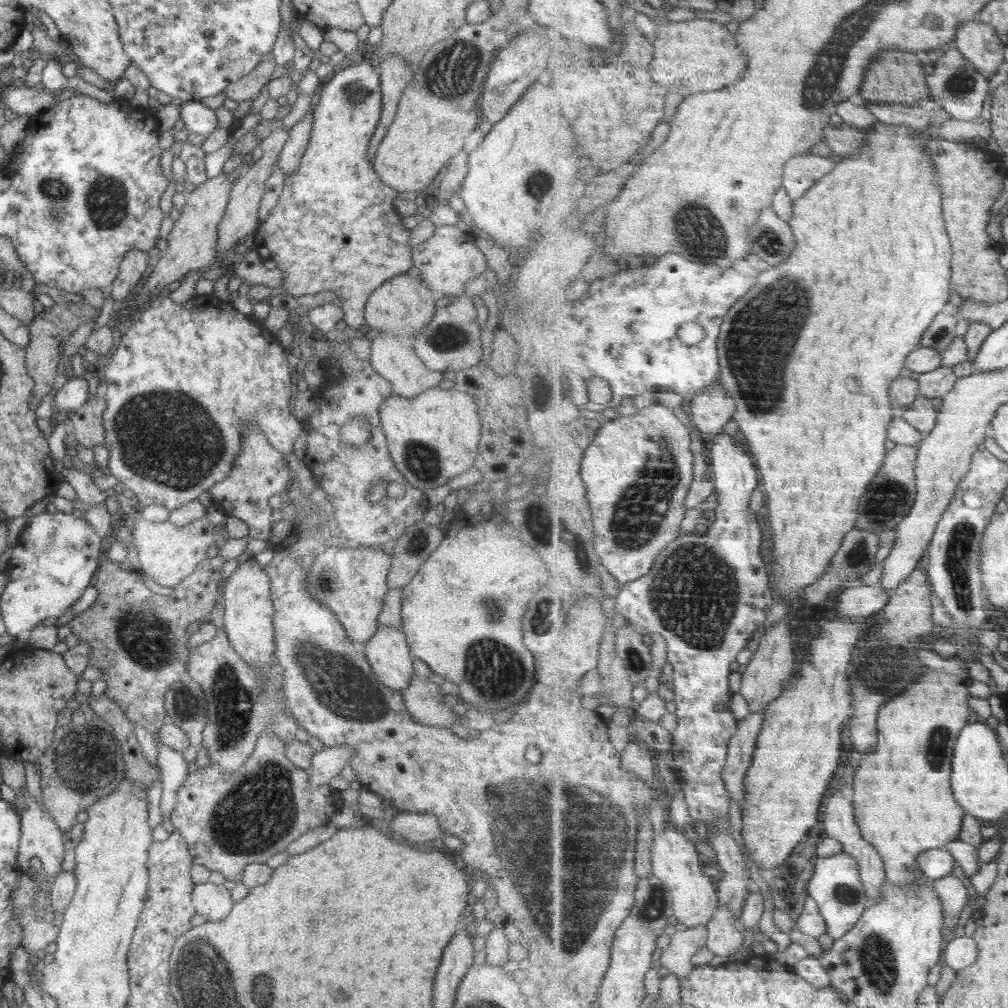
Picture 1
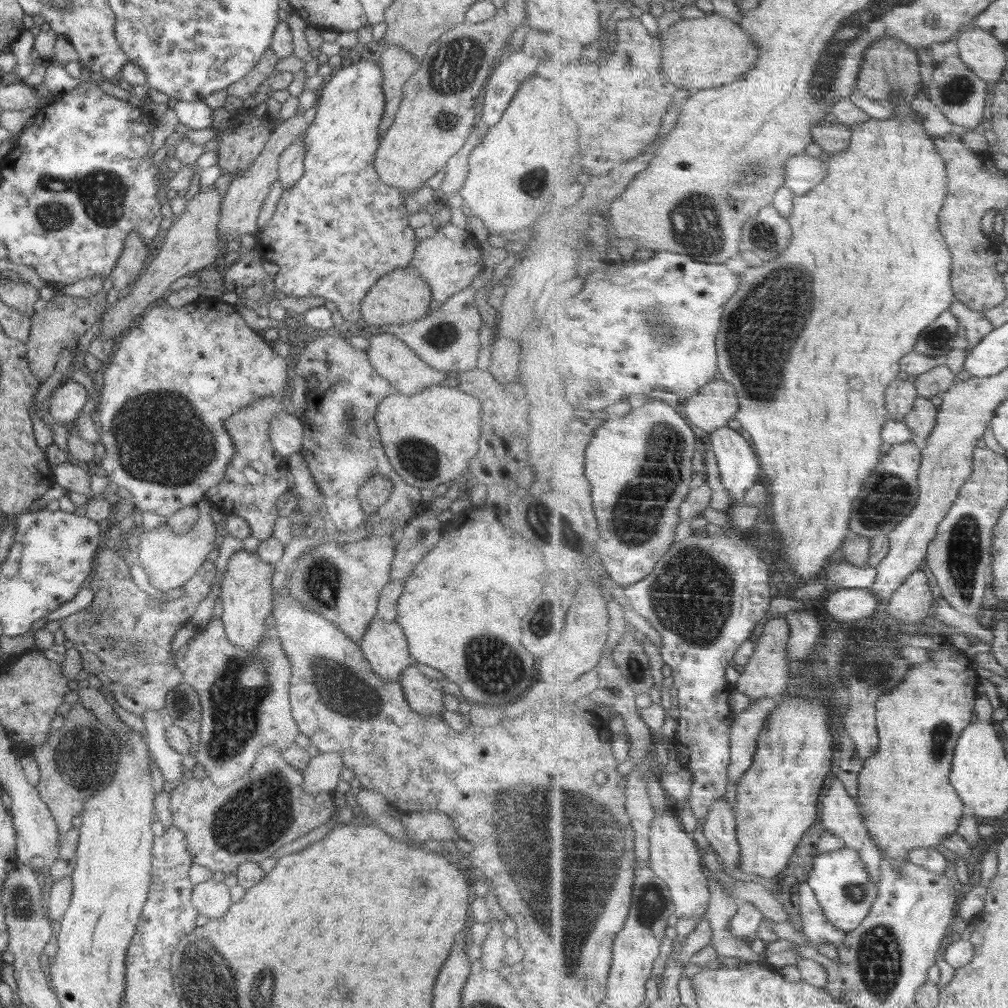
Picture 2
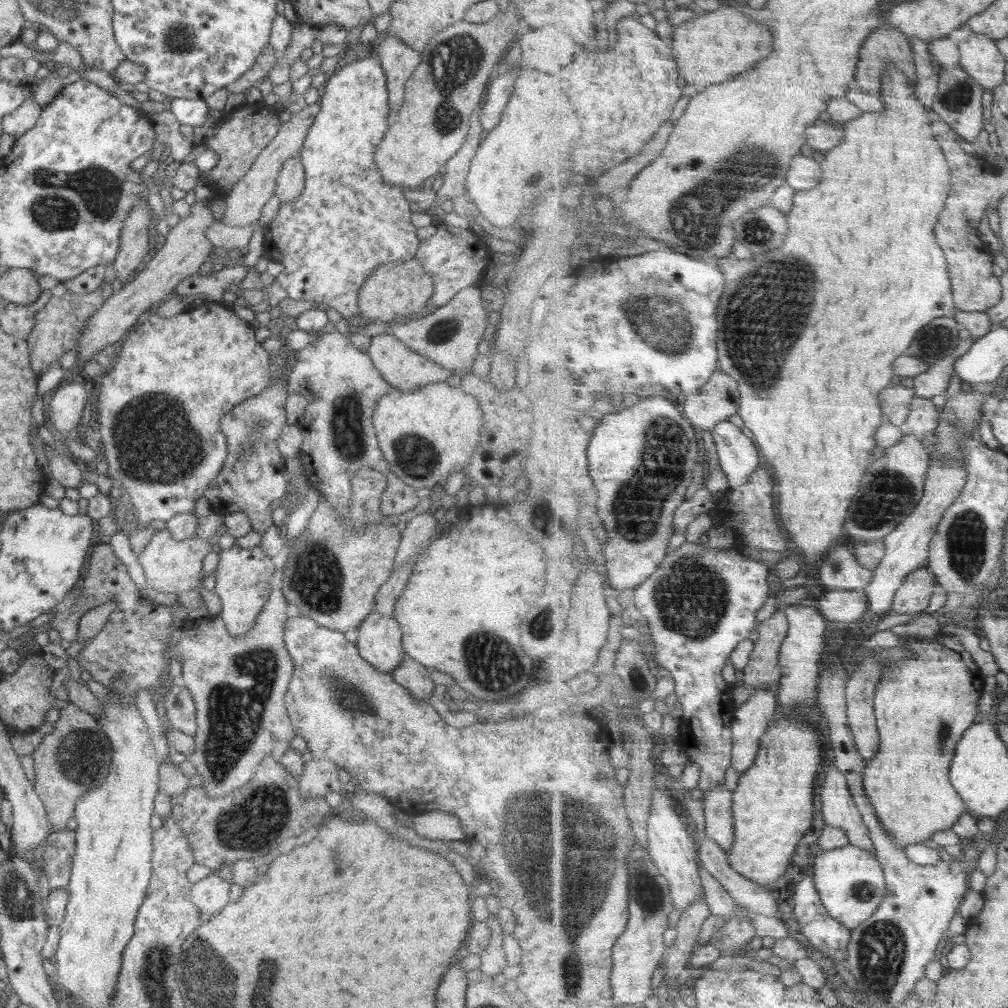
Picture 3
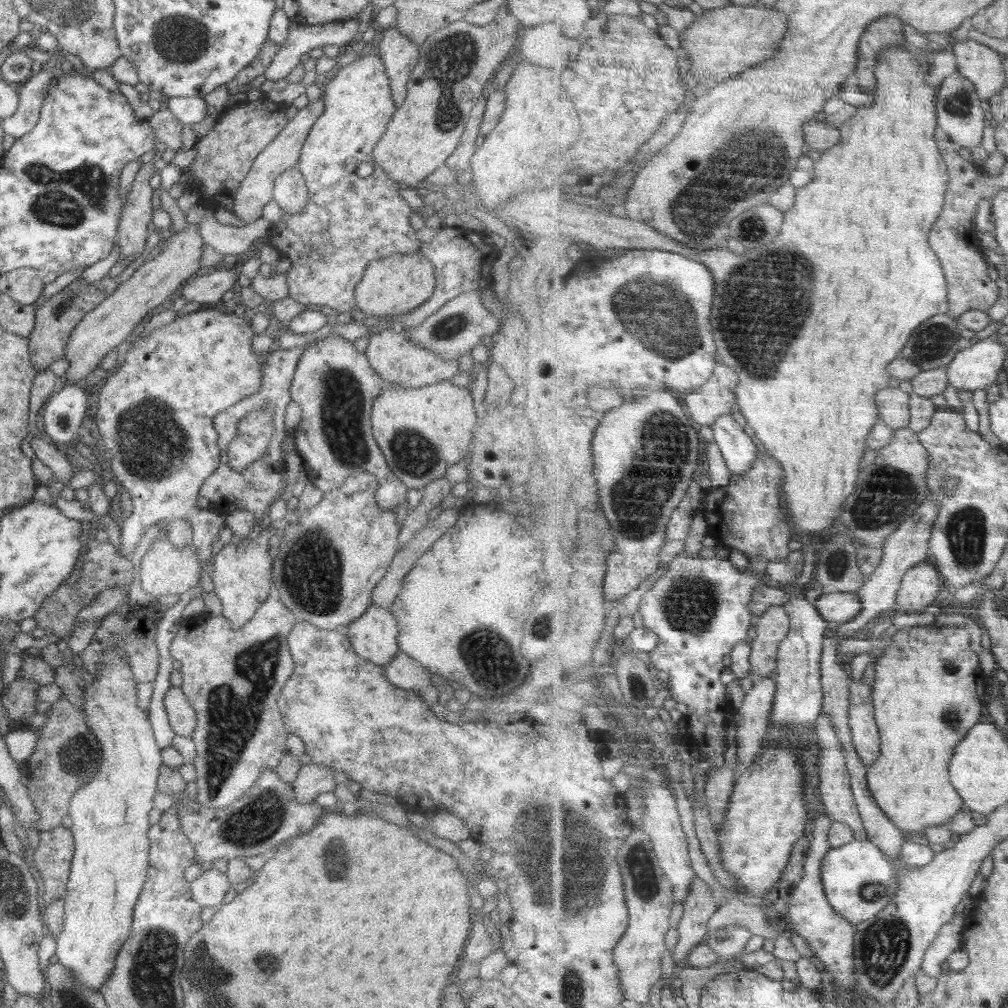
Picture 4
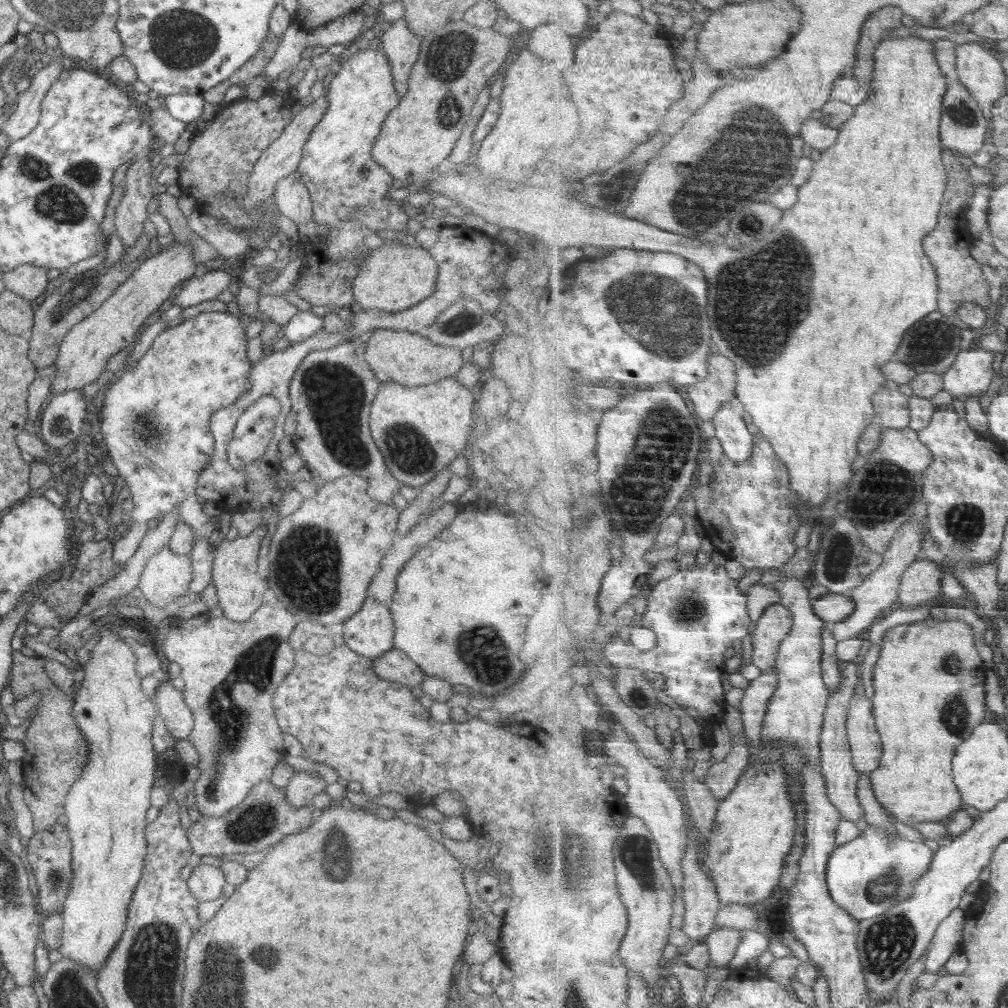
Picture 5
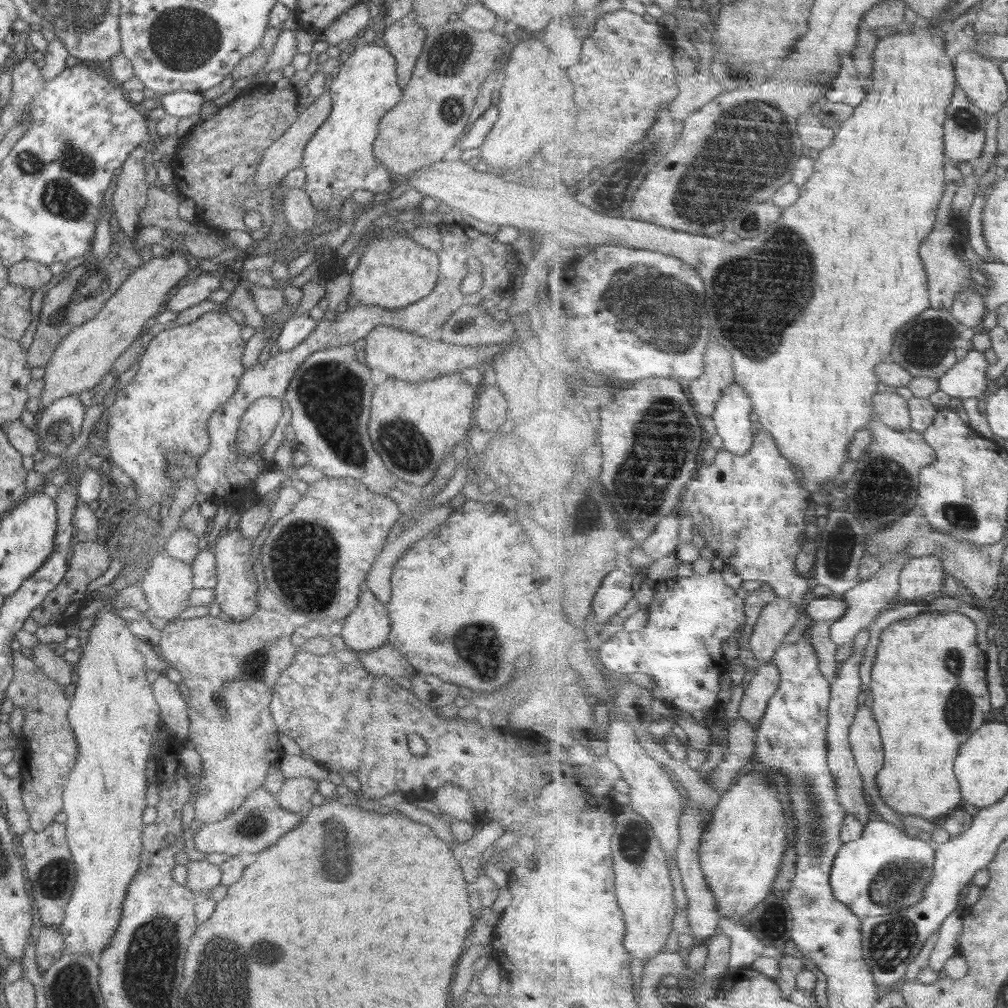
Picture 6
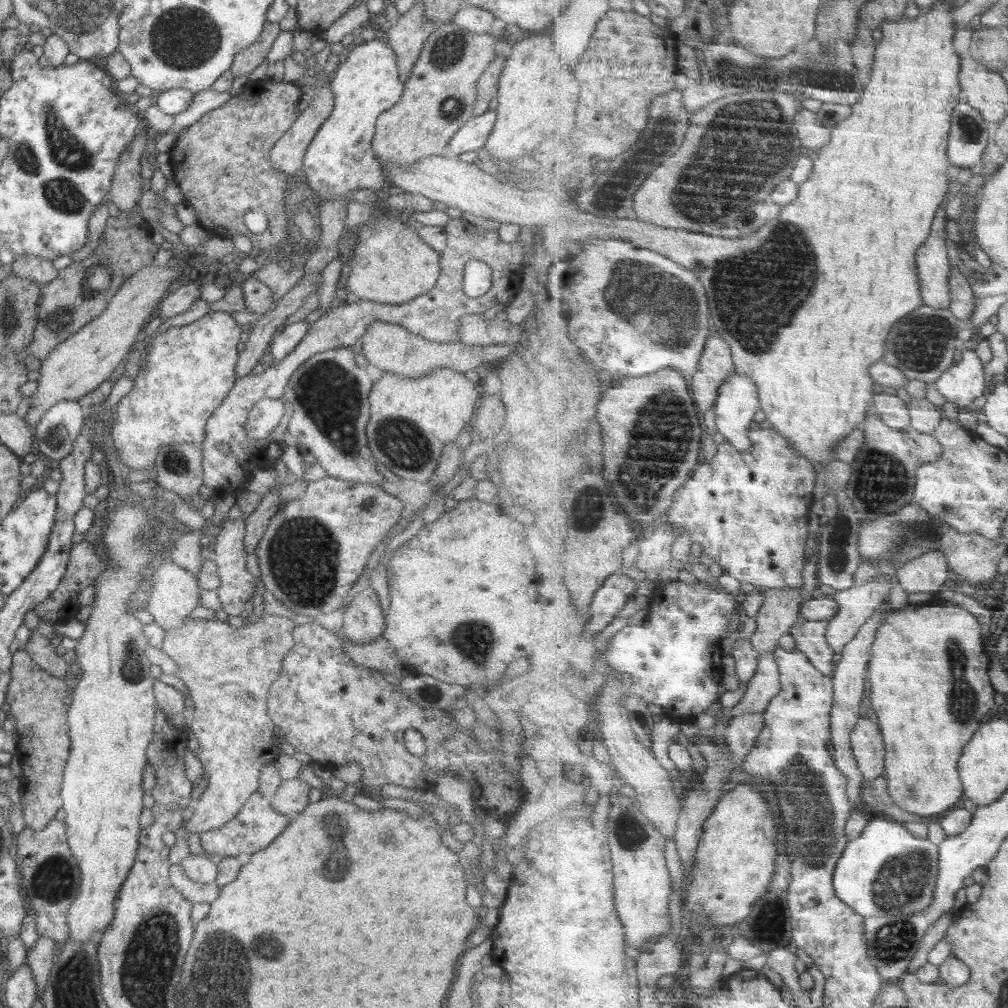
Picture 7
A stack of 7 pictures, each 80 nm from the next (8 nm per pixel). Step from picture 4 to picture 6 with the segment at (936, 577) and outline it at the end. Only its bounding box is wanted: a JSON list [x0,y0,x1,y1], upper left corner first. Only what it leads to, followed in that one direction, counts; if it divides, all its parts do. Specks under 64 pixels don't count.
[900,555,949,603]

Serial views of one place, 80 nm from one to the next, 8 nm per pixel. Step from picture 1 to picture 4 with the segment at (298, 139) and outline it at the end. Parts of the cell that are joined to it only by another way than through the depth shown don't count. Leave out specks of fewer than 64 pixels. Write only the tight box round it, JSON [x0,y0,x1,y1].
[273,166,308,214]

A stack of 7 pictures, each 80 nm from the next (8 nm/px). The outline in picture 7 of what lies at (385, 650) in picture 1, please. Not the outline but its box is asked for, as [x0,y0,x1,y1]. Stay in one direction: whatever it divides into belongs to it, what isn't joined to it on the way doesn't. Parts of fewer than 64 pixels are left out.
[342,587,385,643]

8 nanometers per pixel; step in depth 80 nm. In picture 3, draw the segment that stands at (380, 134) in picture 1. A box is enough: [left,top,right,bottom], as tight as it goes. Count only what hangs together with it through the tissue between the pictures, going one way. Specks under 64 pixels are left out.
[377,34,420,122]

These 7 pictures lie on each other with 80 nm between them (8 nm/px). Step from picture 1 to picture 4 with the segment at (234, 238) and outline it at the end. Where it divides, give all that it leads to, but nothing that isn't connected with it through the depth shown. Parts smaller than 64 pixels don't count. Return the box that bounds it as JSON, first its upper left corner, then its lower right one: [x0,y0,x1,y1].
[232,98,324,224]

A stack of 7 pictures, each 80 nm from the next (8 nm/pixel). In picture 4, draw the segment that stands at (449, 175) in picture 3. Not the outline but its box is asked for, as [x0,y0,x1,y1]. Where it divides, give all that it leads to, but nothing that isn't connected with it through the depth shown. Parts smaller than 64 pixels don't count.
[444,97,486,176]

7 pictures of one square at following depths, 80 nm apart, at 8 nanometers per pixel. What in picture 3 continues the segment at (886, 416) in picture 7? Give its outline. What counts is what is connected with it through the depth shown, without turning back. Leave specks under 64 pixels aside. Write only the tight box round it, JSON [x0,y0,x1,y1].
[881,380,917,426]

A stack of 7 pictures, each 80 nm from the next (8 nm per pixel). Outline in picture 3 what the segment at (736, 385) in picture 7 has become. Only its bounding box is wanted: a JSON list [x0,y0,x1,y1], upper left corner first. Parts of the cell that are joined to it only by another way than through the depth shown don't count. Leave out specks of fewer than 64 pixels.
[712,421,764,488]

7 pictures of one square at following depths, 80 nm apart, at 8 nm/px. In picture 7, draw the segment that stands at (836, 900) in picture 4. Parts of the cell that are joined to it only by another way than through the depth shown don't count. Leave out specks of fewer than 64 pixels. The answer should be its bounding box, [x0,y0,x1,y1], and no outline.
[835,815,941,918]

